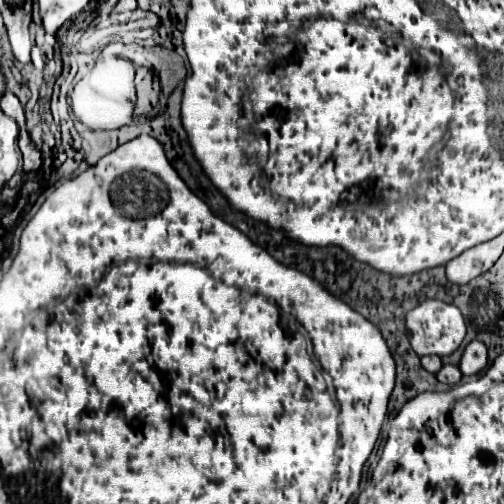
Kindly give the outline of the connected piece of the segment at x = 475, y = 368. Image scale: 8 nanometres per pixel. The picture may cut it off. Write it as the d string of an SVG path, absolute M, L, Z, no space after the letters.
M472 340L460 360L460 370L464 376L470 376L481 373L488 363L488 349L484 346L484 342L480 340Z

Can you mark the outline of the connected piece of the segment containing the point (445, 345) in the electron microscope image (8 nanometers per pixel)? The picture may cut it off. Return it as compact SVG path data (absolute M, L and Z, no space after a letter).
M426 298L424 302L420 302L414 310L406 314L406 332L412 344L412 350L418 356L428 356L428 354L448 356L462 344L466 336L466 322L456 306L436 300L436 298Z

